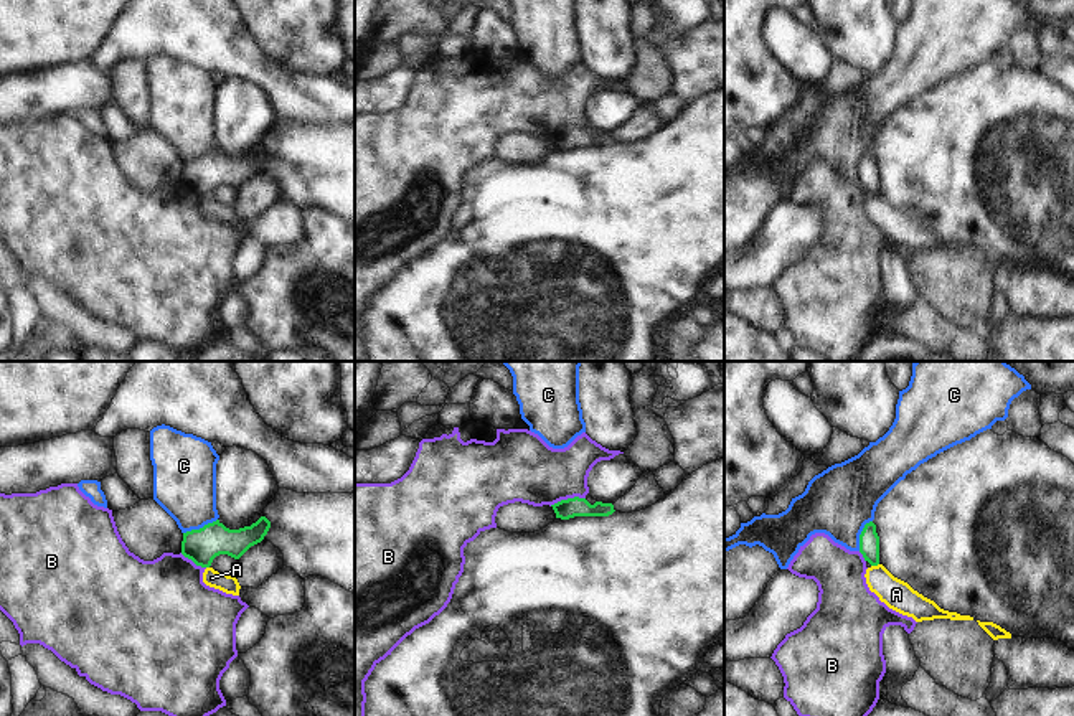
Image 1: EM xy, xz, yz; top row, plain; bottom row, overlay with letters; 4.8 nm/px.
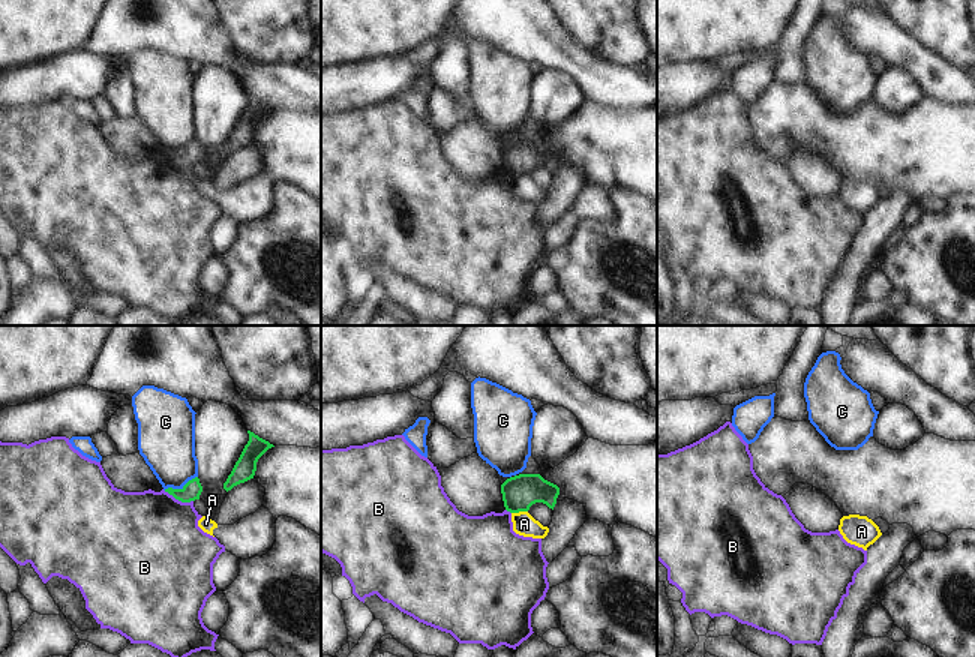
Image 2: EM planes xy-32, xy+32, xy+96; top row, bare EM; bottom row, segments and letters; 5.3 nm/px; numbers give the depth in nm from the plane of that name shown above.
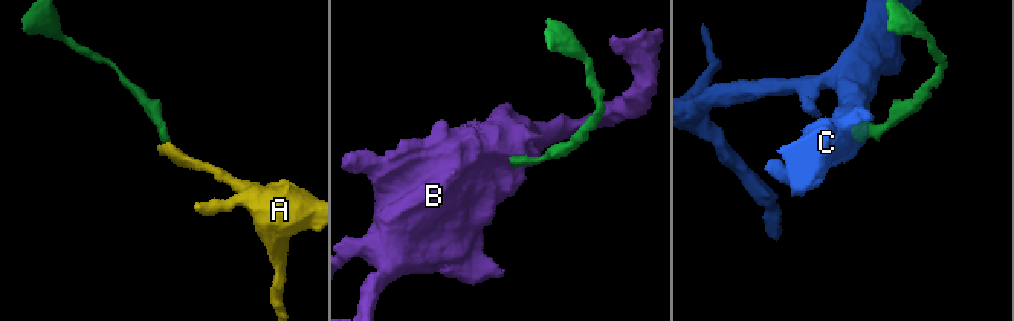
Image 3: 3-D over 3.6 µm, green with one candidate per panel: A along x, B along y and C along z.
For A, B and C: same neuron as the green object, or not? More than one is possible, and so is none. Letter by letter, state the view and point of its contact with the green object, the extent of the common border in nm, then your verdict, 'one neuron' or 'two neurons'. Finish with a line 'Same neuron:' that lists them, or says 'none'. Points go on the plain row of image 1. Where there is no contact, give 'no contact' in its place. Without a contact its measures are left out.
A: yz (875, 195) | 40 nm | two neurons
B: xz (568, 129) | 180 nm | two neurons
C: xy (200, 159) | 180 nm | two neurons
Same neuron: none

